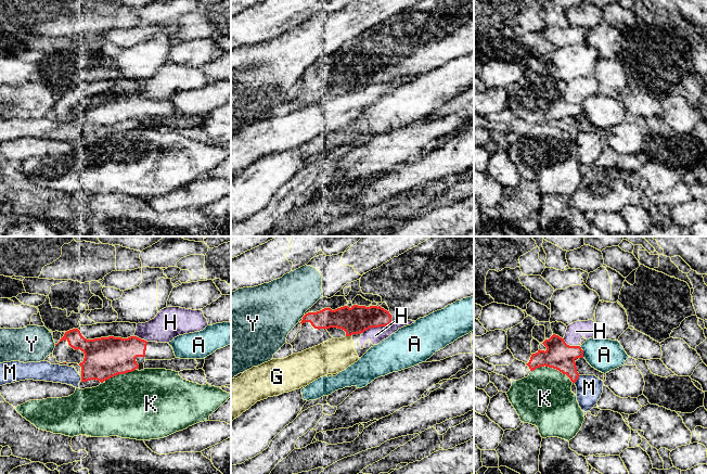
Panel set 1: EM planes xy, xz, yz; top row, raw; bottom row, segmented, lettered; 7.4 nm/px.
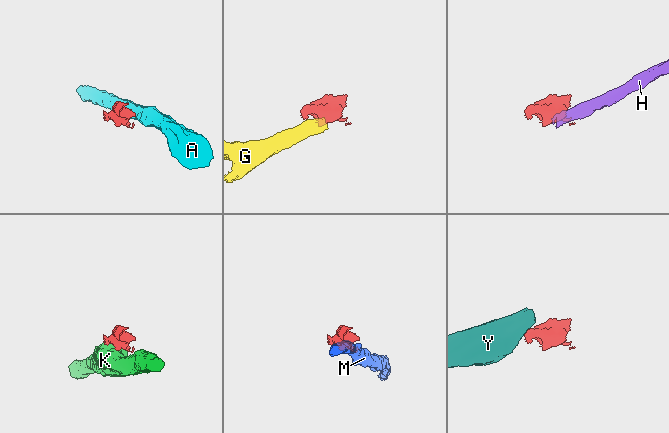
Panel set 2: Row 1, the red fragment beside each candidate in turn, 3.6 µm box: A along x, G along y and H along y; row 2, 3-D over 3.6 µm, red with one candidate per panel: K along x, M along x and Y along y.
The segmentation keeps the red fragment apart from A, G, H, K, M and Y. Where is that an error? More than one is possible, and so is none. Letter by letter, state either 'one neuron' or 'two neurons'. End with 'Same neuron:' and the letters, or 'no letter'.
A: two neurons
G: two neurons
H: two neurons
K: two neurons
M: two neurons
Y: two neurons
Same neuron: no letter

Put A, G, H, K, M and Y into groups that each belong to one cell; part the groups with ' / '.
A / G H / K / M / Y

